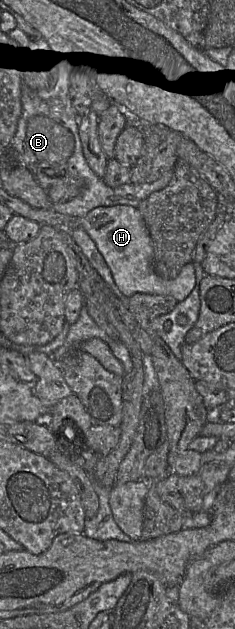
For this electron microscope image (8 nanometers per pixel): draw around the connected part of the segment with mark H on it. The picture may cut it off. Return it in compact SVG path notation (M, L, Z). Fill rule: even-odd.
M130 205L101 206L92 209L84 217L60 214L52 207L32 208L28 219L41 226L50 225L57 229L83 228L96 244L124 297L129 298L135 293L169 295L181 302L195 287L196 277L193 262L186 264L174 279L164 279L155 272L153 243L143 216L137 207Z

